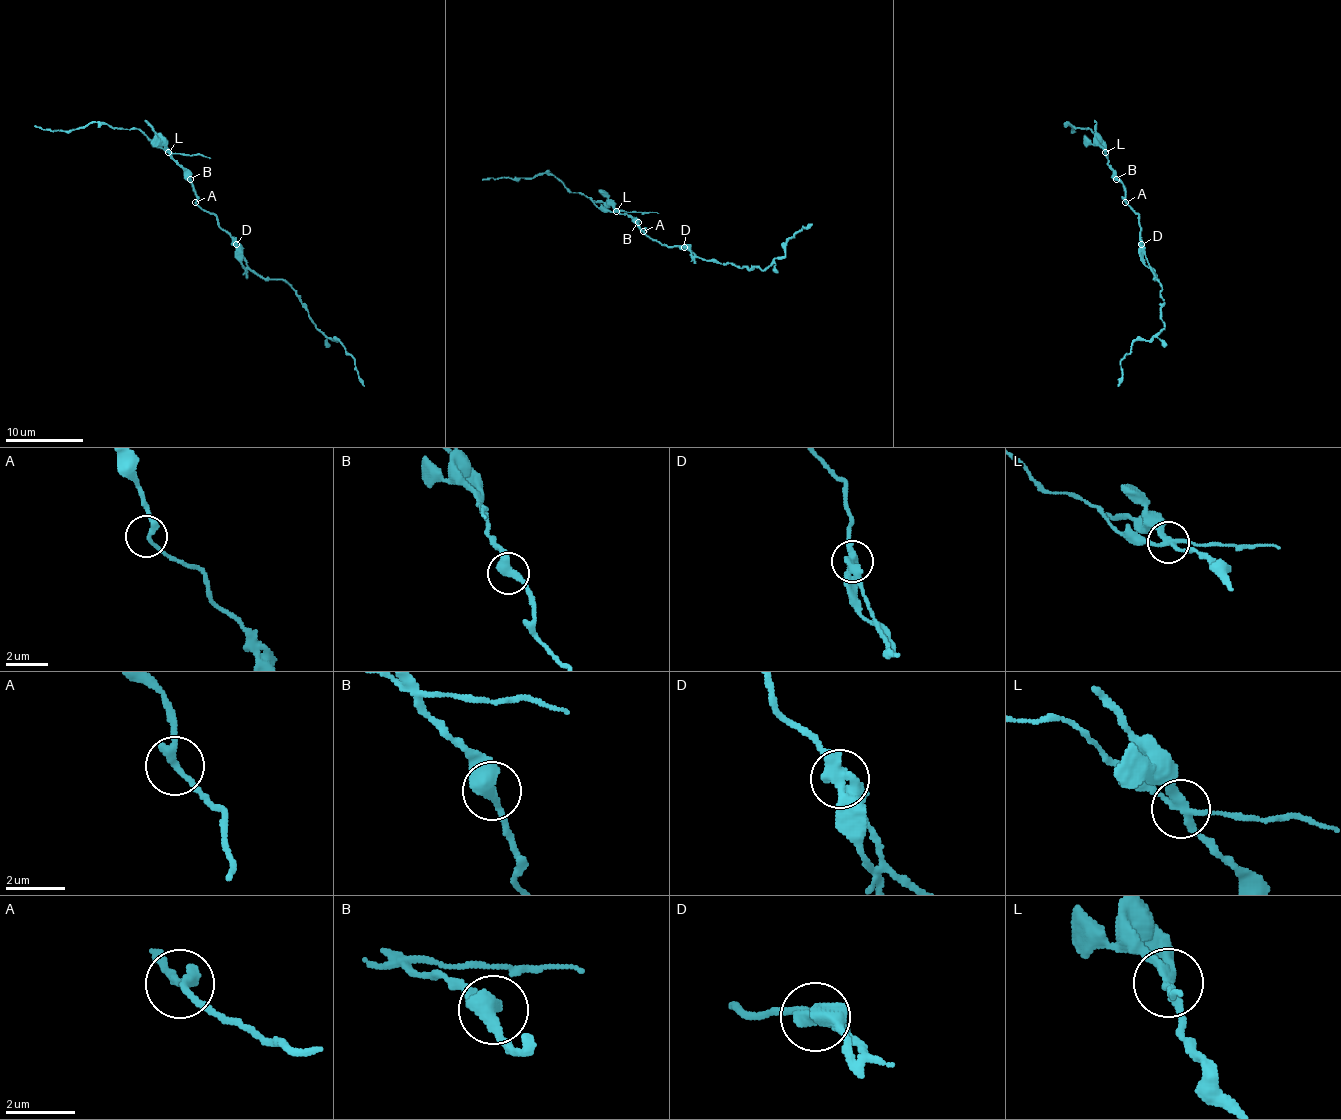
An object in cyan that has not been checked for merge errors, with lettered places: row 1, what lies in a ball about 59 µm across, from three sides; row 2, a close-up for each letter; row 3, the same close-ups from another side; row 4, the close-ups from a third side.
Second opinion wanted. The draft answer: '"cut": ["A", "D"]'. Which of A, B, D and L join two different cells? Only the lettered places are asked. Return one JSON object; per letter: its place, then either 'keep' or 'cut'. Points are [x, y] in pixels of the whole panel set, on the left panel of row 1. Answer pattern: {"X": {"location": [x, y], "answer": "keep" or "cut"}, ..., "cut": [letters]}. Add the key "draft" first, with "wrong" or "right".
{"draft": "wrong", "A": {"location": [195, 202], "answer": "keep"}, "B": {"location": [190, 179], "answer": "keep"}, "D": {"location": [236, 244], "answer": "cut"}, "L": {"location": [168, 152], "answer": "cut"}, "cut": ["D", "L"]}

